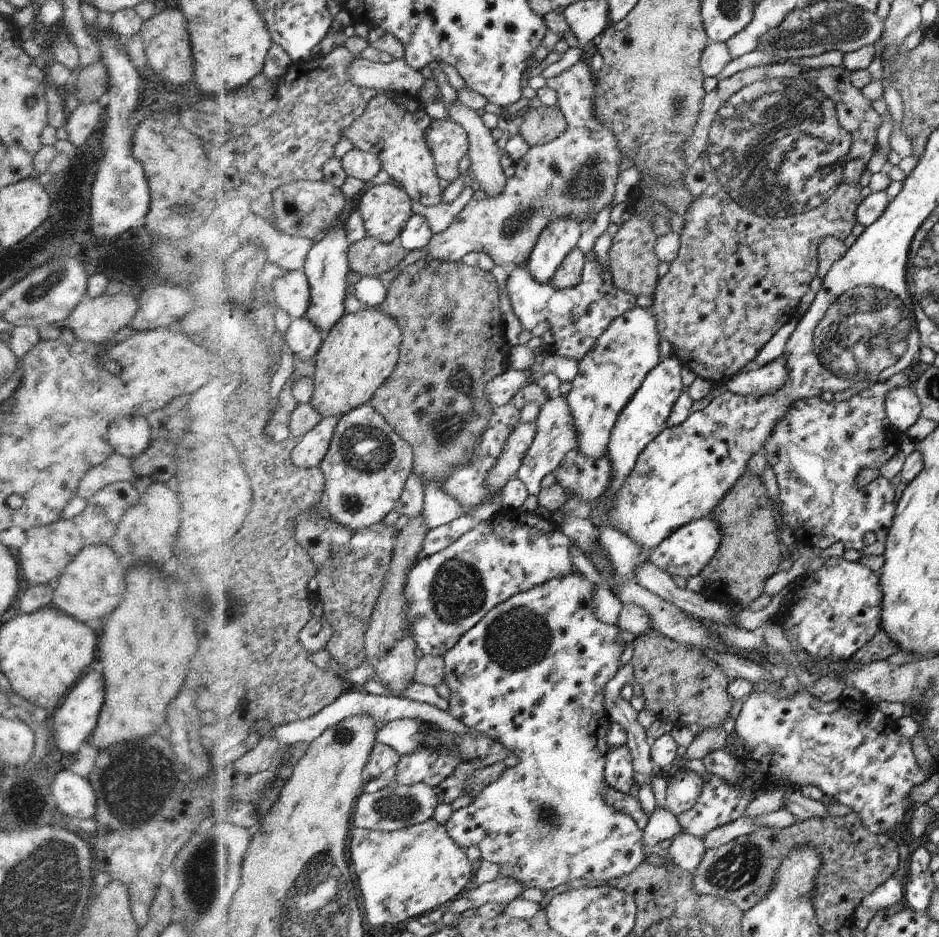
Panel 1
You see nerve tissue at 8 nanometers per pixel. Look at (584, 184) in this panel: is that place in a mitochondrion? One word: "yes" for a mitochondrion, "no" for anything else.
yes

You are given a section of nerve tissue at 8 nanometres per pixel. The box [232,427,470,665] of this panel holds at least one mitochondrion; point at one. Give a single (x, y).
(352, 501)

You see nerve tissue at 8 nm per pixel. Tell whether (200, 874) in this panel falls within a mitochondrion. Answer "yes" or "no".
yes

